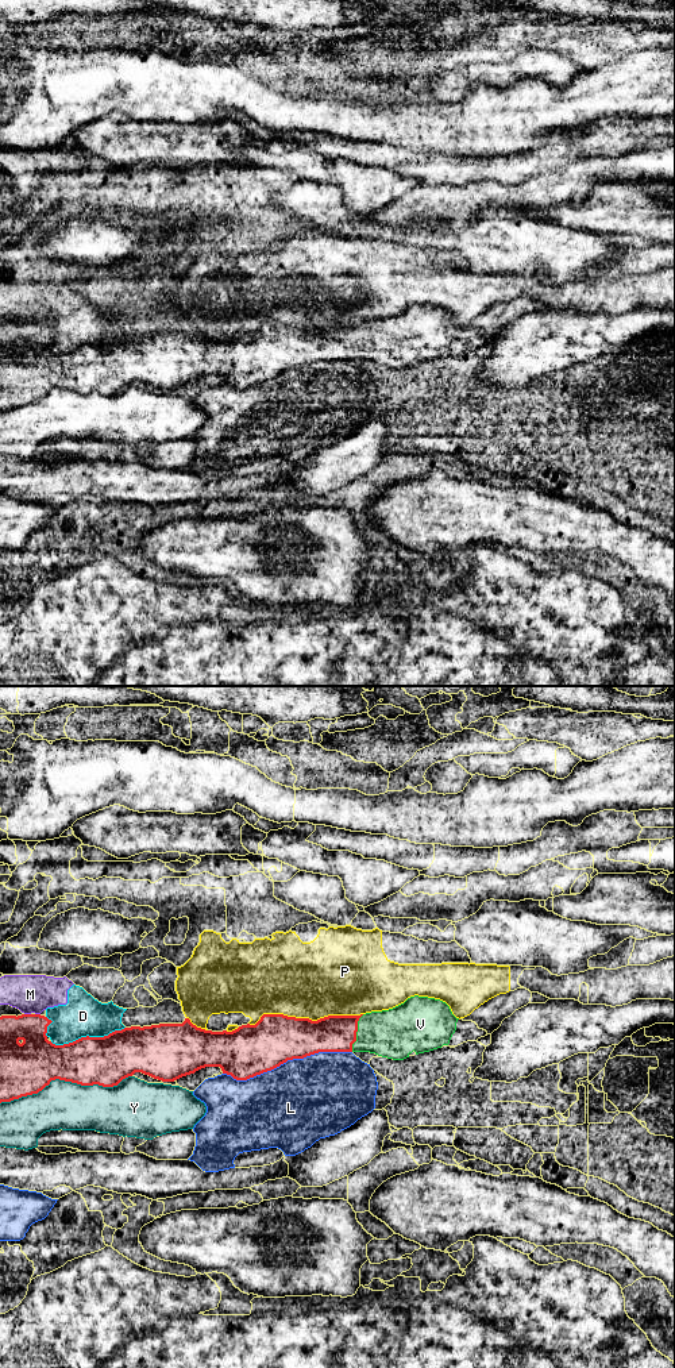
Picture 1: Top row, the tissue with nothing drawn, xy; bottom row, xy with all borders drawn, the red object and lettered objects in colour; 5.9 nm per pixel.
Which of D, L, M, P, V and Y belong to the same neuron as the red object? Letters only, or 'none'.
V

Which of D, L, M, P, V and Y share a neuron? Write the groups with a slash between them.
D M / L / P / V / Y

